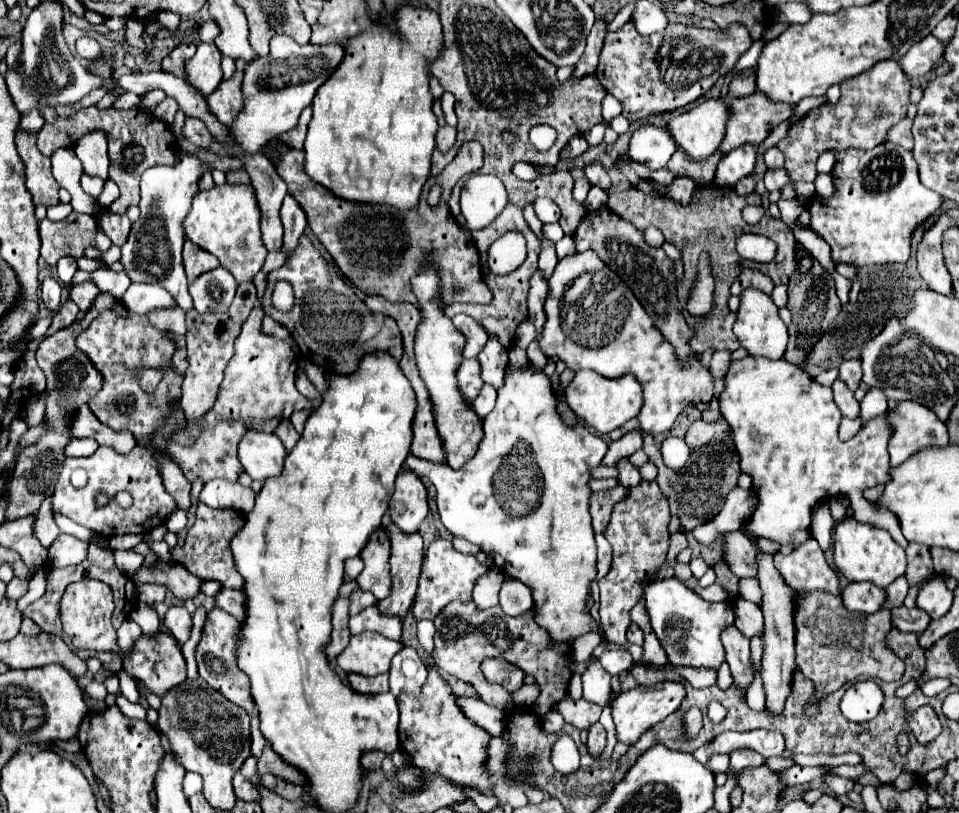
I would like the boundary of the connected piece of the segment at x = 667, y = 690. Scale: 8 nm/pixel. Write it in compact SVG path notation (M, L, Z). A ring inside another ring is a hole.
M663 681L663 683L657 683L653 687L639 685L635 689L621 693L619 697L615 697L611 701L613 721L617 727L617 739L627 743L627 745L633 745L633 741L637 741L637 737L641 737L641 733L645 733L645 729L657 725L667 715L677 711L681 707L683 699L685 699L685 685L679 681Z

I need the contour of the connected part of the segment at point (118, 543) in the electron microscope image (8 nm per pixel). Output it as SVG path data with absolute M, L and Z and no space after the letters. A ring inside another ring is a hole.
M125 534L125 535L114 535L110 537L109 544L113 549L131 549L138 543L143 541L143 535L141 534Z

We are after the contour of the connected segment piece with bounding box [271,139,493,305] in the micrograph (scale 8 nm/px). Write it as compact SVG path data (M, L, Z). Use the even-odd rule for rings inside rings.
M275 139L271 145L277 149L277 175L287 183L289 195L301 205L301 209L307 215L307 223L315 237L321 241L321 245L331 253L343 275L359 287L363 293L379 293L389 301L409 301L417 305L417 299L411 293L409 277L417 273L423 255L433 249L433 261L439 267L441 273L441 297L445 305L449 303L489 303L493 299L489 287L485 285L481 271L479 271L479 251L475 243L471 241L469 231L461 229L455 223L455 217L449 213L447 199L451 195L451 189L455 187L457 179L463 175L477 173L483 165L483 149L477 141L465 141L455 159L445 167L445 171L437 177L429 177L429 181L423 187L419 207L413 209L413 213L397 213L397 209L385 209L385 207L373 207L373 205L357 205L351 201L341 201L333 197L327 189L321 189L321 185L309 181L307 173L303 171L303 151L289 149L287 145L279 143ZM433 185L441 185L443 193L439 199L439 205L431 207L427 203L427 195Z

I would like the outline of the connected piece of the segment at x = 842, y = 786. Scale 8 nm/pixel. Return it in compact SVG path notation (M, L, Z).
M825 771L823 781L827 783L827 787L829 787L833 793L849 793L849 791L853 789L853 781L849 781L849 779L841 777L841 775L829 773L829 771Z

